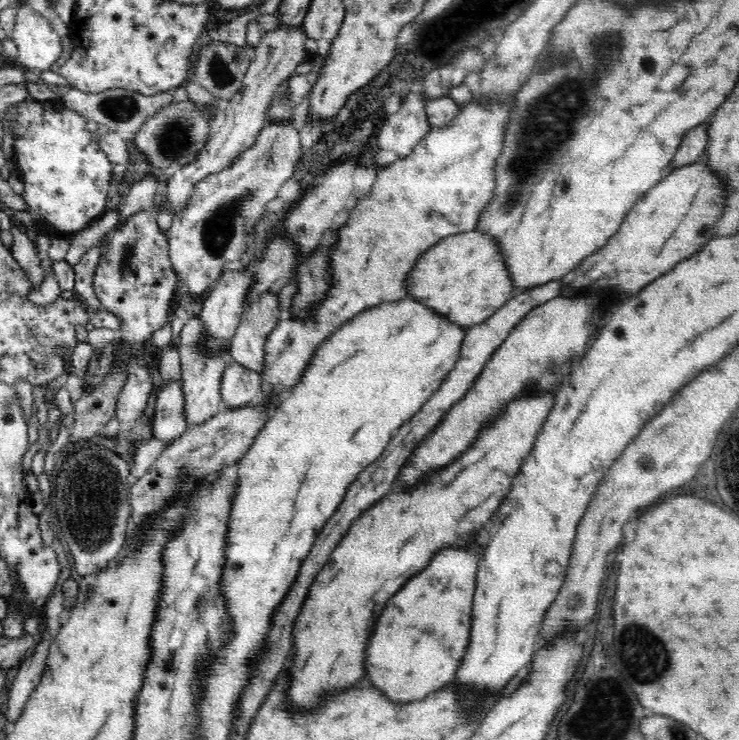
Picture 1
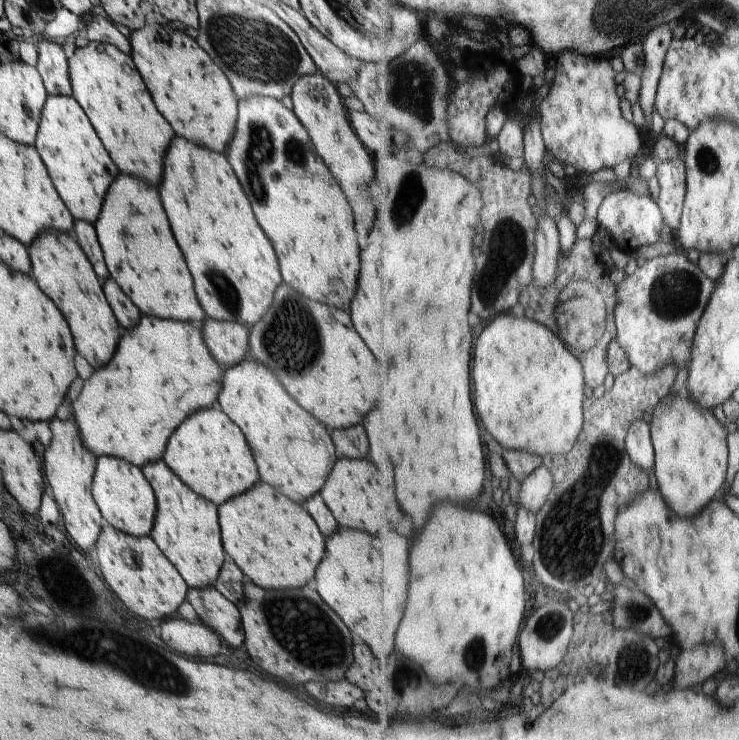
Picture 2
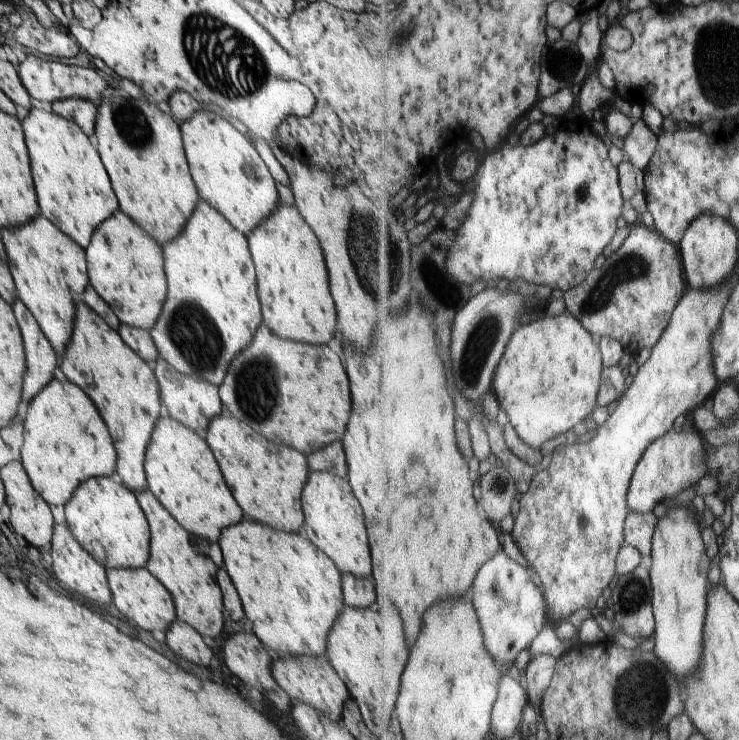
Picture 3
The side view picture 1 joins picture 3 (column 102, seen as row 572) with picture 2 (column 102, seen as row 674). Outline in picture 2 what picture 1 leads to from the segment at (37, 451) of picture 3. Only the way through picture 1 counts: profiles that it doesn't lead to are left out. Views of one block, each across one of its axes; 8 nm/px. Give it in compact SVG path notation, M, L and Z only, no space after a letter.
M141 315L135 327L119 338L108 364L86 379L79 396L72 402L72 417L78 420L84 446L97 457L121 458L136 466L163 458L170 435L196 411L216 405L222 383L223 368L204 346L202 324Z

